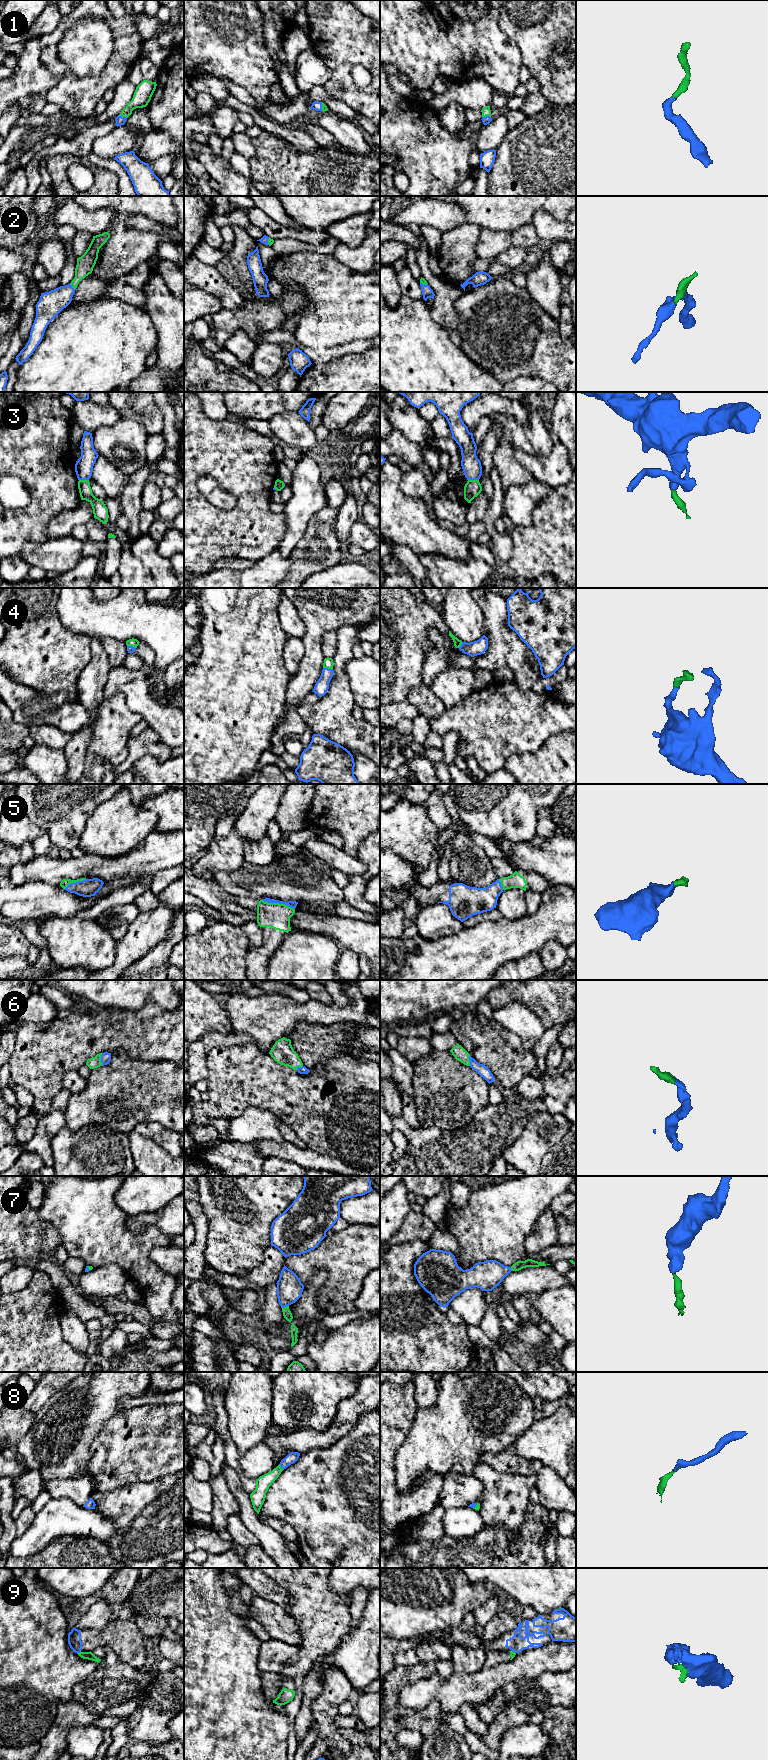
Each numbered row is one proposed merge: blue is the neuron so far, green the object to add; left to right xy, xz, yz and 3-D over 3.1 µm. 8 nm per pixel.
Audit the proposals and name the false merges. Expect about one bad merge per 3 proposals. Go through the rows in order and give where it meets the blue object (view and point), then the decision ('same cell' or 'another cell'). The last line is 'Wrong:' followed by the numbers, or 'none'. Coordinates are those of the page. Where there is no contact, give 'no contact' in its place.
1: contact yz (486, 116); same cell
2: contact xy (71, 286); same cell
3: contact yz (473, 479); another cell
4: contact xz (327, 668); same cell
5: contact xz (278, 902); same cell
6: contact xy (101, 1059); same cell
7: contact xz (285, 1306); same cell
8: contact xz (281, 1467); same cell
9: contact xy (78, 1652); another cell
Wrong: 3, 9

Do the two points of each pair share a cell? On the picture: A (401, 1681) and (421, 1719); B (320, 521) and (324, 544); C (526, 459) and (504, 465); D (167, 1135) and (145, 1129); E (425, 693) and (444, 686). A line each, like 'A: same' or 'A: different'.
A: same
B: same
C: different
D: same
E: different

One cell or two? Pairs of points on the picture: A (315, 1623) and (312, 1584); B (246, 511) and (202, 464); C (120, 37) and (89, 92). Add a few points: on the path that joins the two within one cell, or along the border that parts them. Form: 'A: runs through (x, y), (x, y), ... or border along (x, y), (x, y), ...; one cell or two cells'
A: runs through (315, 1613), (312, 1594); one cell
B: runs through (246, 496), (217, 467); one cell
C: runs through (120, 51), (120, 62), (103, 79); one cell

